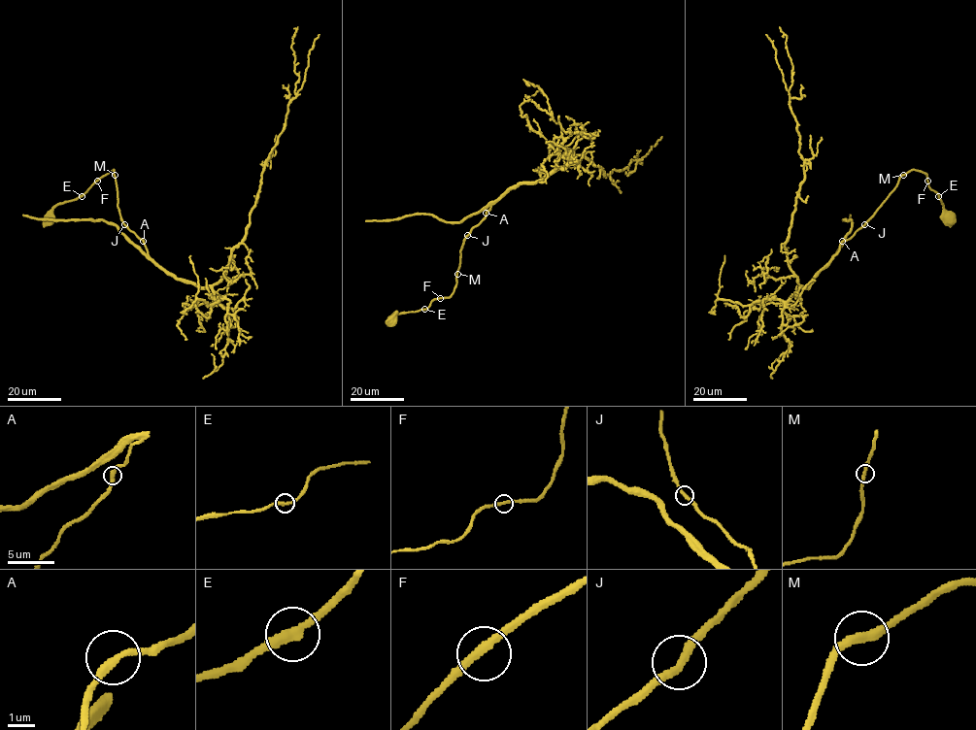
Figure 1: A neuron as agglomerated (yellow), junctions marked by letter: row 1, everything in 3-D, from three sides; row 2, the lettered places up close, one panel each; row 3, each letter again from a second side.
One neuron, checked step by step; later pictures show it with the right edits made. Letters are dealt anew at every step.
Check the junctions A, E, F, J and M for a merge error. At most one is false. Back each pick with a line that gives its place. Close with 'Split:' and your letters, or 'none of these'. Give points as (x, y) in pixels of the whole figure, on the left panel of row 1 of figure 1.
Split: none of these

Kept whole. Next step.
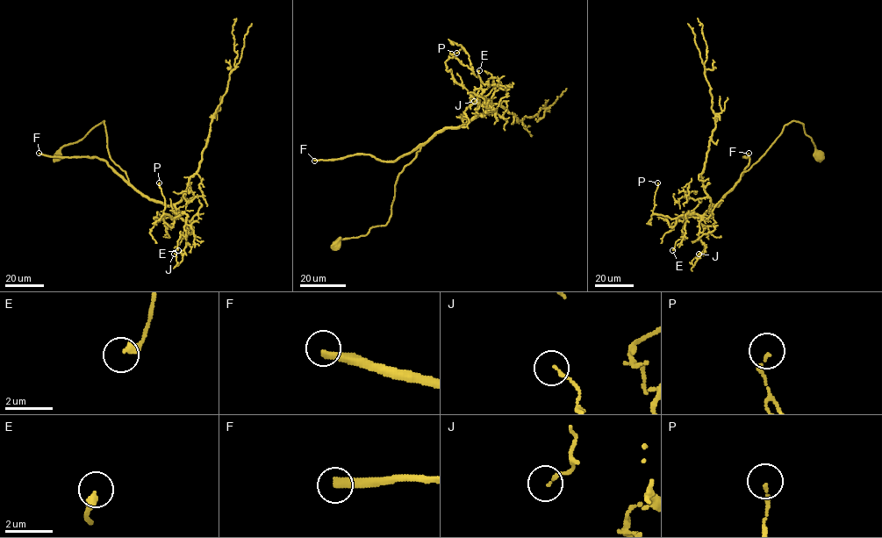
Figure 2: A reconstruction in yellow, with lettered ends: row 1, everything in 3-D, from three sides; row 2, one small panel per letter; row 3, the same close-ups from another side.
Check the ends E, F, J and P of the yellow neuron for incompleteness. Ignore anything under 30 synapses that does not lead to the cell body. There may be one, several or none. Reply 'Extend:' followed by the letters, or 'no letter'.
Extend: F

